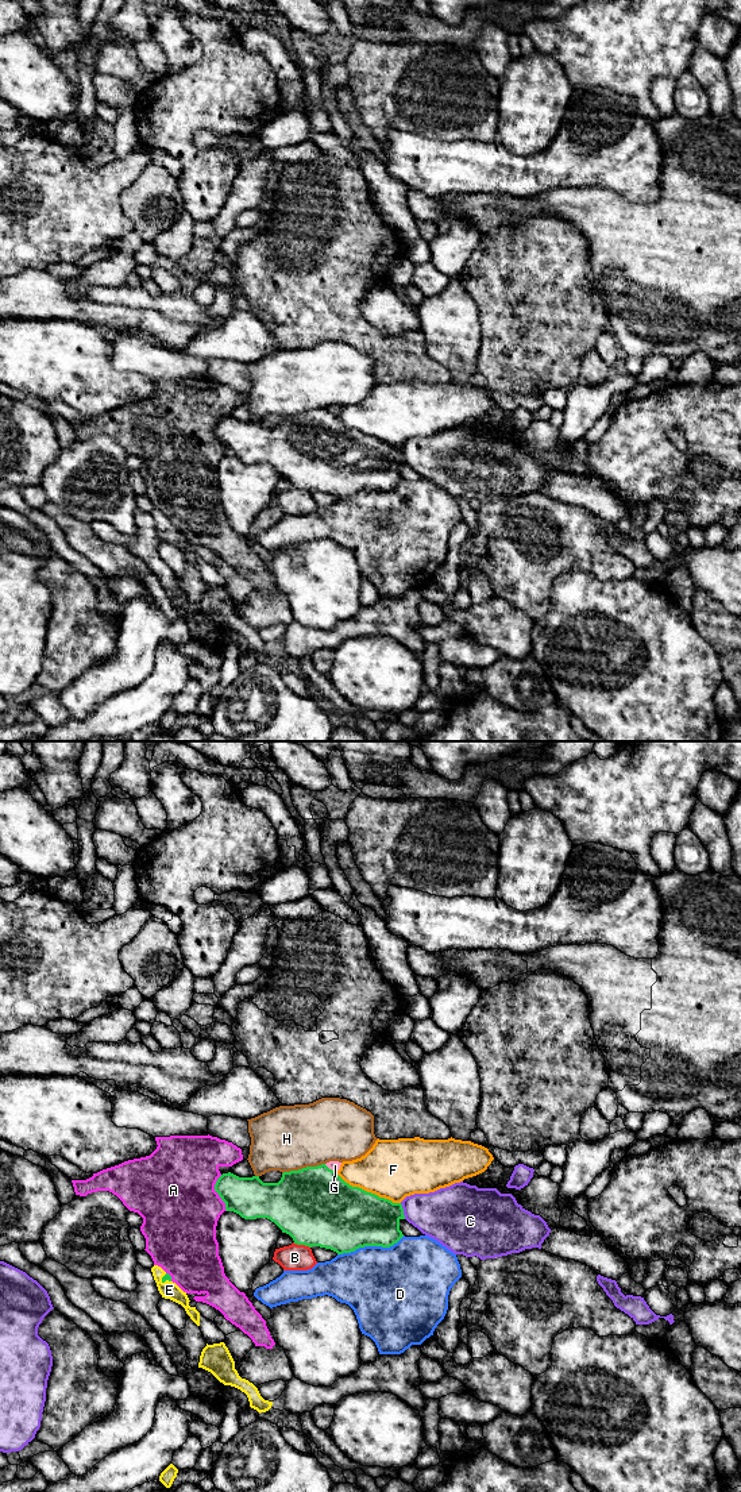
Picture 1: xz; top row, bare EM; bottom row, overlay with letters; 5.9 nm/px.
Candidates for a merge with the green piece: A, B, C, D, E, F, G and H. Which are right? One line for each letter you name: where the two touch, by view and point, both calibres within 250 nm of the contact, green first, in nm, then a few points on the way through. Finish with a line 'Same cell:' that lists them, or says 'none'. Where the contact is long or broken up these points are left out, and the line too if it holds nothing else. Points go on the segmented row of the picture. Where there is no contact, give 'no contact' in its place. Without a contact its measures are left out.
E: xz (165, 1280) | 40/110 nm | across xz (166, 1276), (165, 1280), (169, 1290)
Same cell: E

